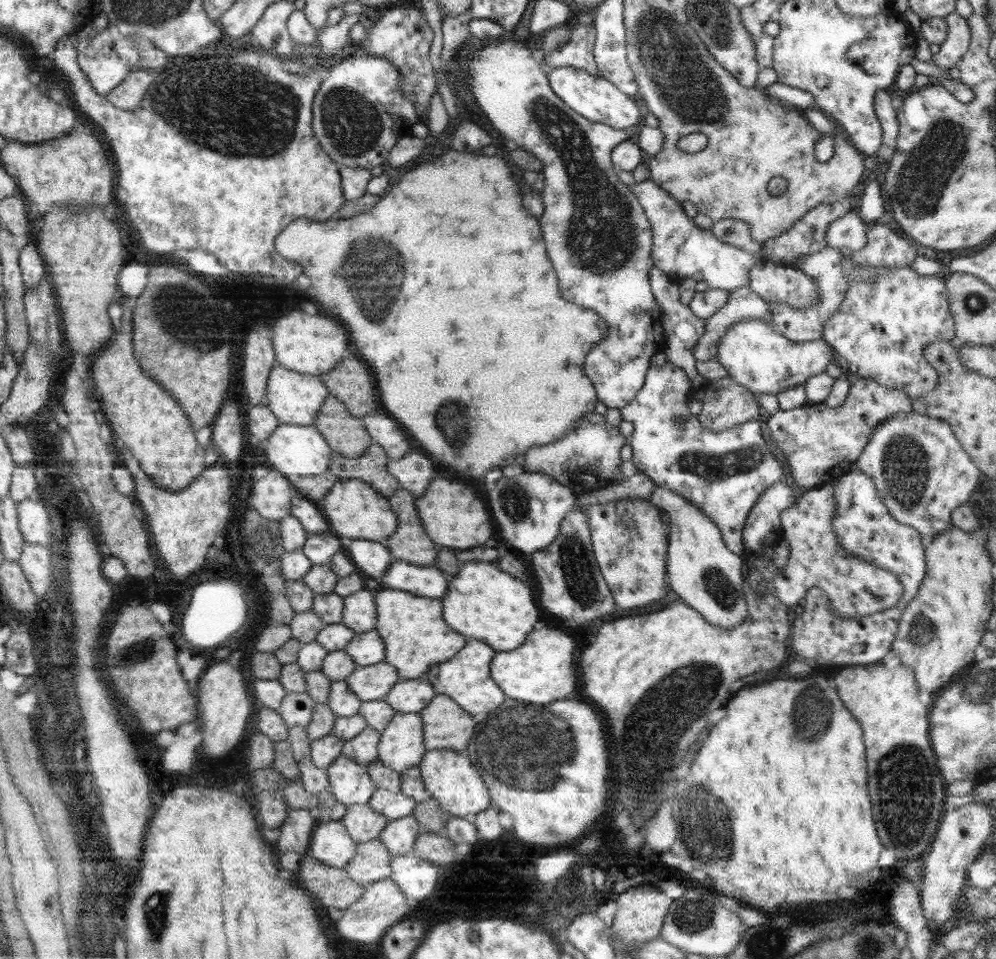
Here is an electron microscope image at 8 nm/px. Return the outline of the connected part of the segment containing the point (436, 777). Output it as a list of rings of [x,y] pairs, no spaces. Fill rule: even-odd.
[[[444,748],[426,751],[417,767],[420,769],[425,789],[430,793],[431,798],[437,800],[440,808],[453,816],[471,818],[478,812],[493,806],[486,783],[480,773],[472,766],[472,761],[460,755],[460,752]]]

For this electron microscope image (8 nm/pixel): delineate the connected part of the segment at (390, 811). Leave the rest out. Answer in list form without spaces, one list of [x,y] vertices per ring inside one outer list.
[[[376,789],[367,805],[378,814],[383,814],[389,819],[398,819],[411,815],[412,811],[415,810],[417,801],[401,791],[390,792],[386,789]]]

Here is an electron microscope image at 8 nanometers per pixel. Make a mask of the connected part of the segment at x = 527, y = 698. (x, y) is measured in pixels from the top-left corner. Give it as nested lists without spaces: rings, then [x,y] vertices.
[[[543,627],[532,629],[524,644],[510,652],[496,651],[490,665],[492,680],[512,700],[545,705],[557,700],[572,698],[576,692],[576,642],[560,629]]]

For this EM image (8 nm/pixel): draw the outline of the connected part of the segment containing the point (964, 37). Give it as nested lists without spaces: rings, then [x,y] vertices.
[[[956,11],[948,16],[948,34],[940,44],[938,53],[933,54],[933,62],[942,70],[952,68],[968,50],[971,34],[967,19]]]

